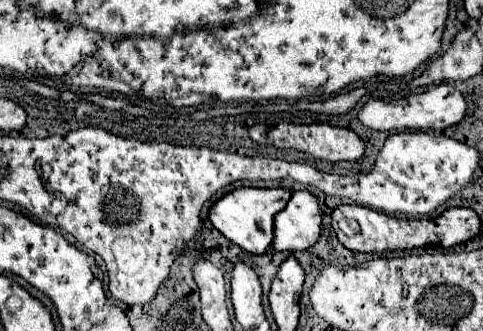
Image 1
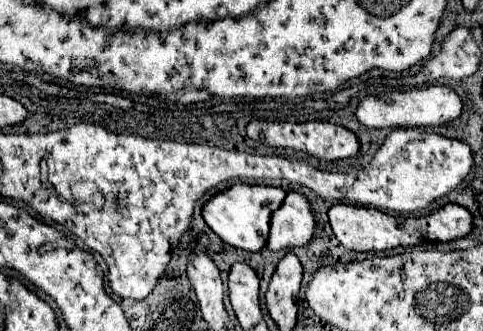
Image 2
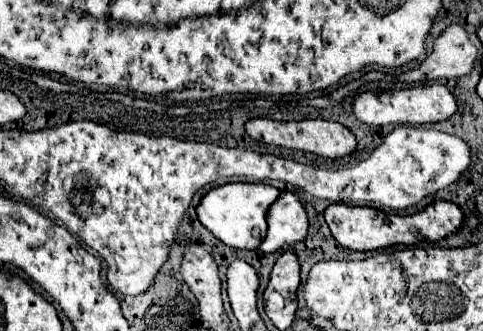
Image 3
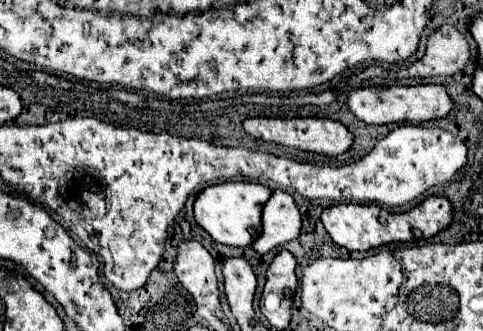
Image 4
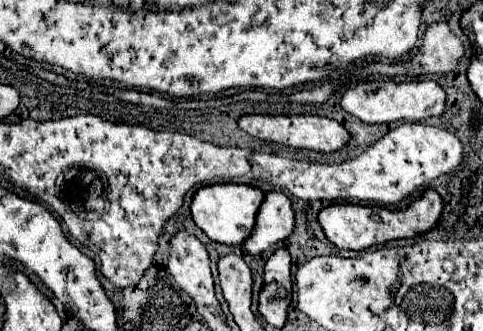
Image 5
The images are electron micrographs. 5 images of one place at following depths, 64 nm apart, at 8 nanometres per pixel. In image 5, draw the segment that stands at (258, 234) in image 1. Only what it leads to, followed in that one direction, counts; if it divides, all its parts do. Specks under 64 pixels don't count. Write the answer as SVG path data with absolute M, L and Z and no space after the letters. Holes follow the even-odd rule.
M212 184L212 186L202 186L196 190L192 204L190 204L190 212L192 212L192 220L196 222L198 228L202 228L202 232L220 244L242 244L256 222L256 214L258 208L264 200L264 192L254 188L254 186L246 186L246 184Z

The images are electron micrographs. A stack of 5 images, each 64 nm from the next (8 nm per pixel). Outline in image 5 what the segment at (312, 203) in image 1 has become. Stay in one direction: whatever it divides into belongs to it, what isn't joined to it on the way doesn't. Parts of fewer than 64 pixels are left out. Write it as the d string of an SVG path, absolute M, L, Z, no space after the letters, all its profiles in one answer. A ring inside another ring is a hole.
M268 192L264 196L262 206L256 214L254 232L250 232L248 240L242 248L250 254L262 254L272 244L282 242L294 230L294 210L282 192Z

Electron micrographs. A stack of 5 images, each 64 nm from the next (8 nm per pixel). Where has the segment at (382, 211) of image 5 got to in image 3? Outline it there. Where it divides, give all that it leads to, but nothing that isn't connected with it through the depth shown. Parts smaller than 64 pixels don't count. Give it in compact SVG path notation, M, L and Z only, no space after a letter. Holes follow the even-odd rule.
M432 202L424 210L408 214L408 216L398 216L398 214L384 214L382 210L370 208L370 206L348 206L348 204L332 204L324 210L324 220L336 238L336 242L344 248L350 250L378 250L386 248L392 244L416 244L416 238L422 236L426 240L440 240L452 232L456 232L462 226L464 214L454 202Z

